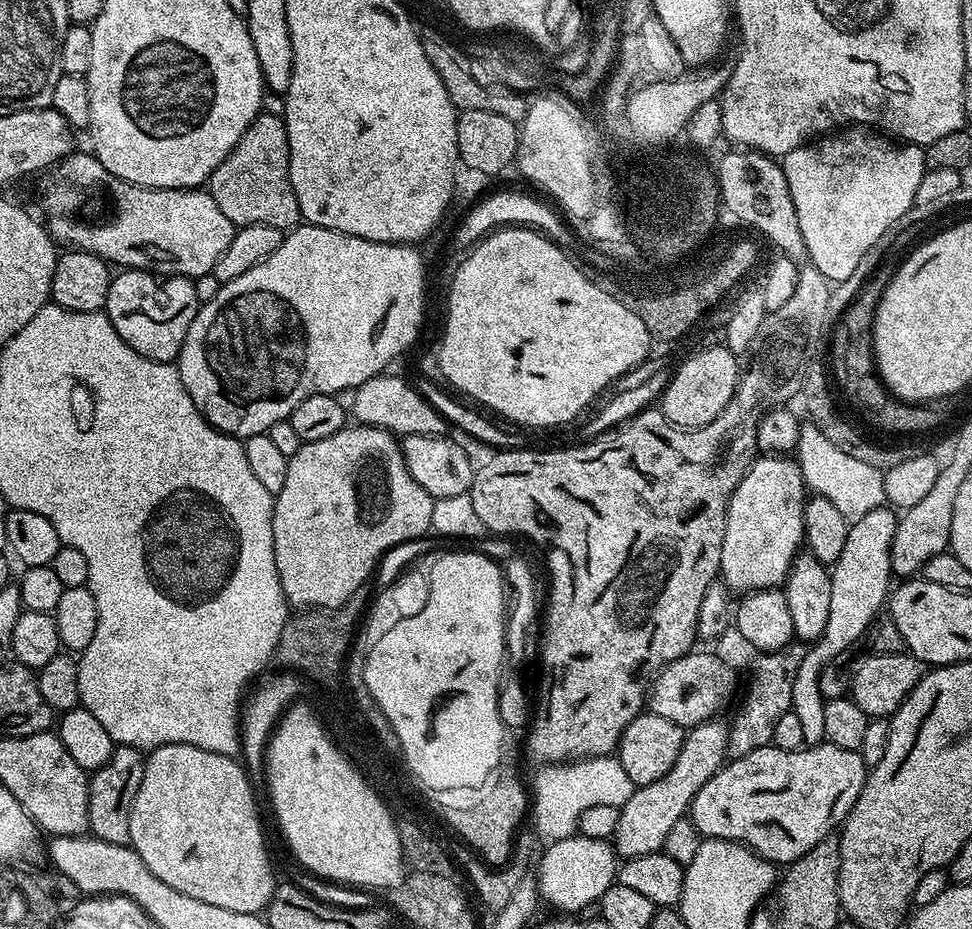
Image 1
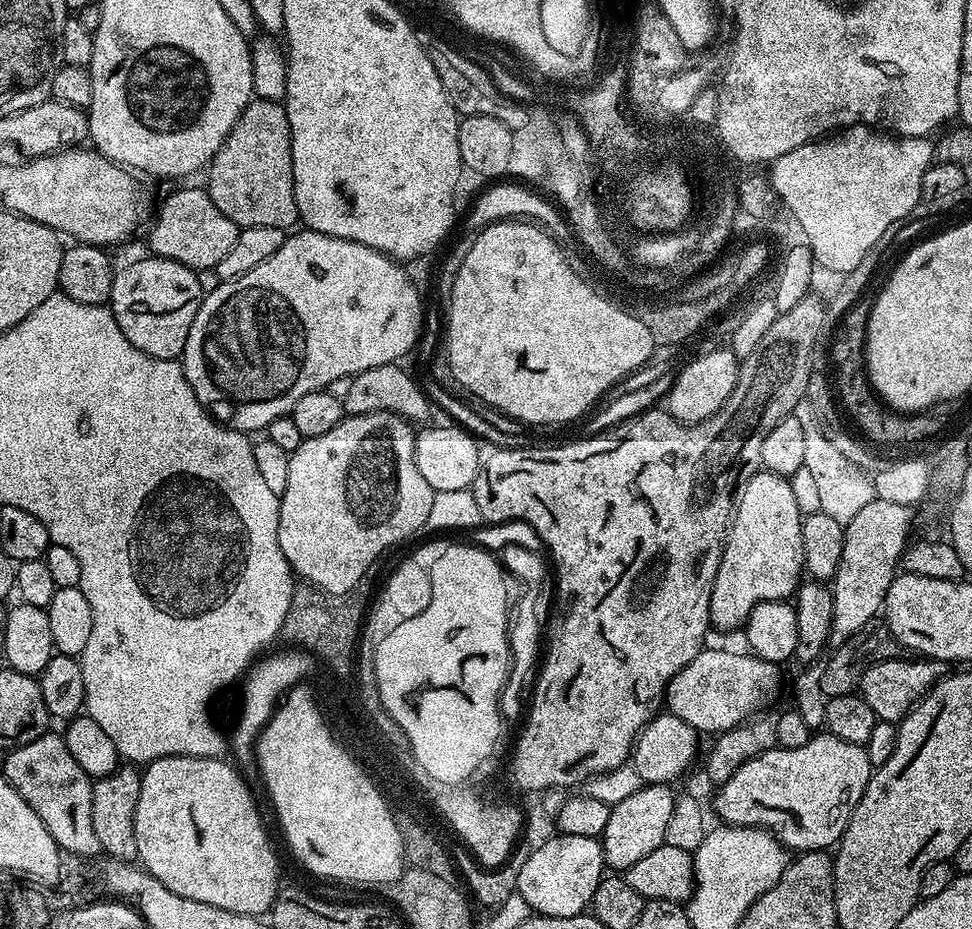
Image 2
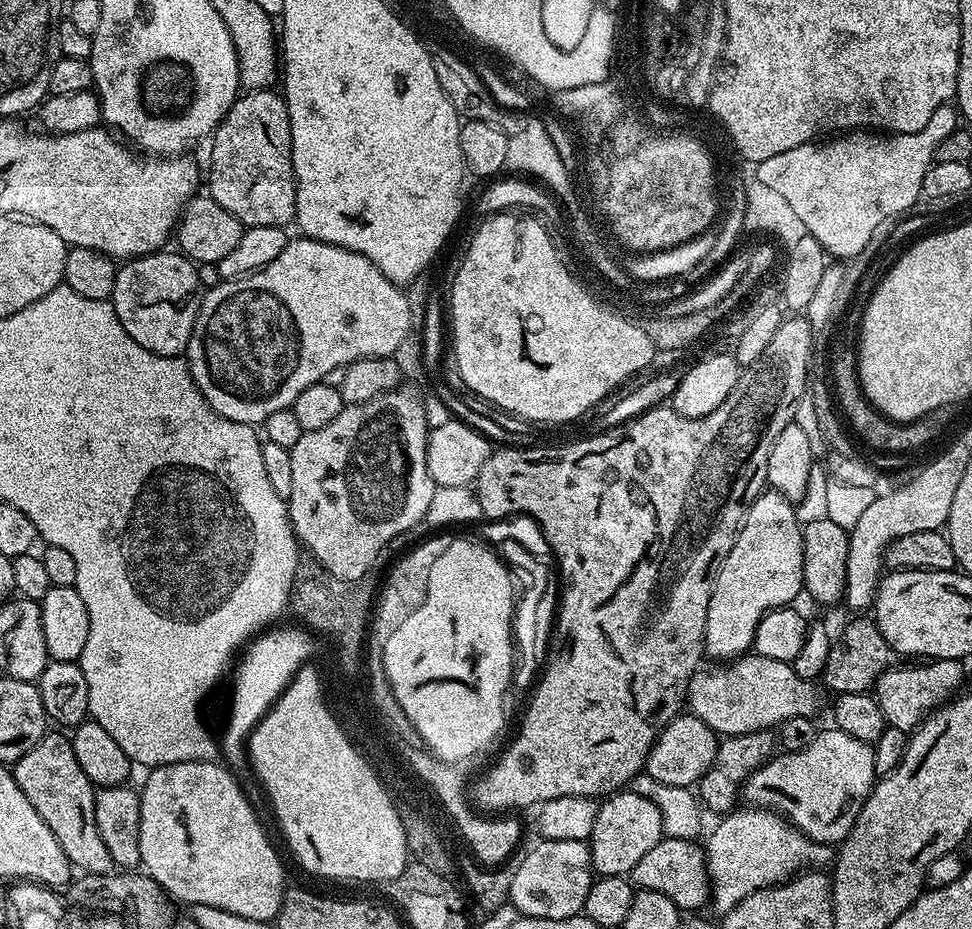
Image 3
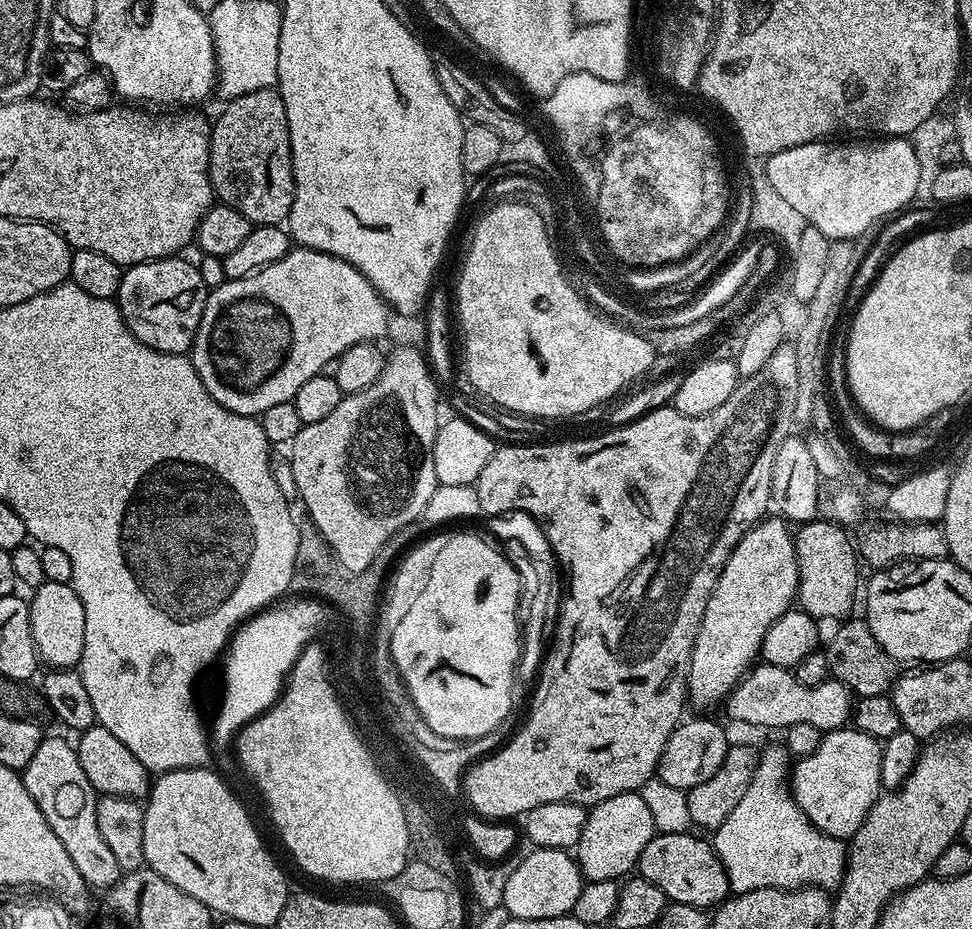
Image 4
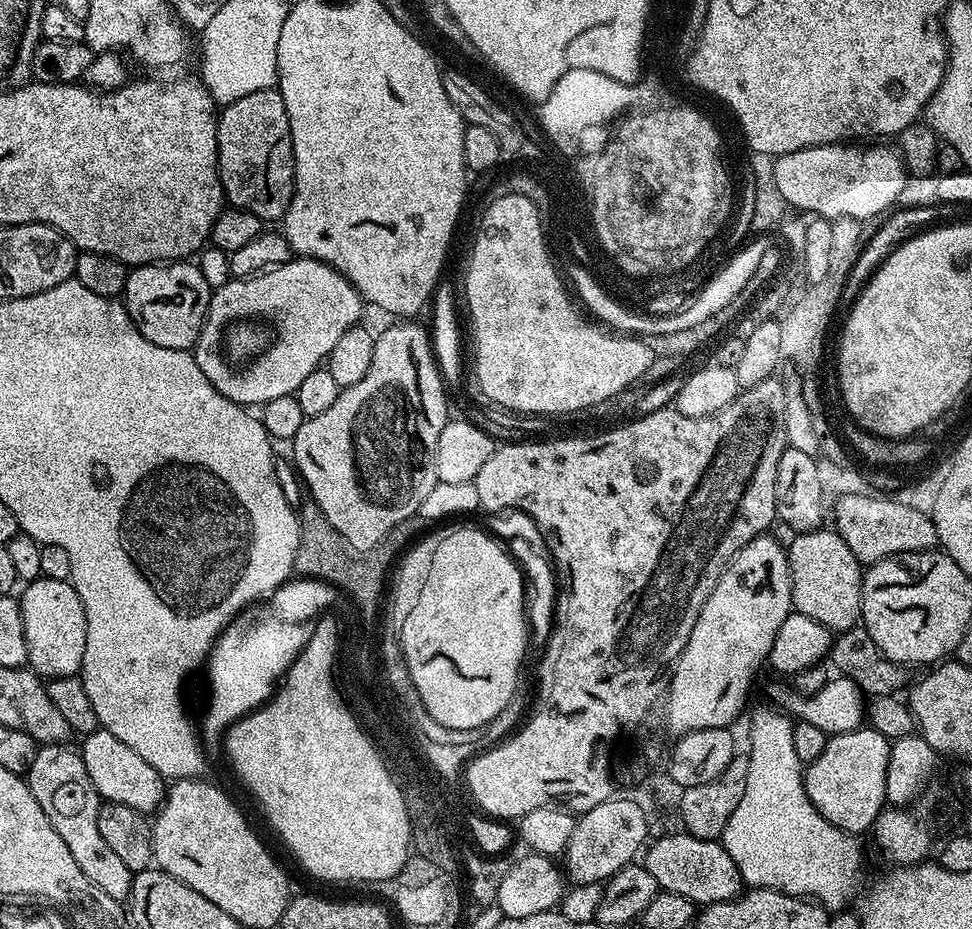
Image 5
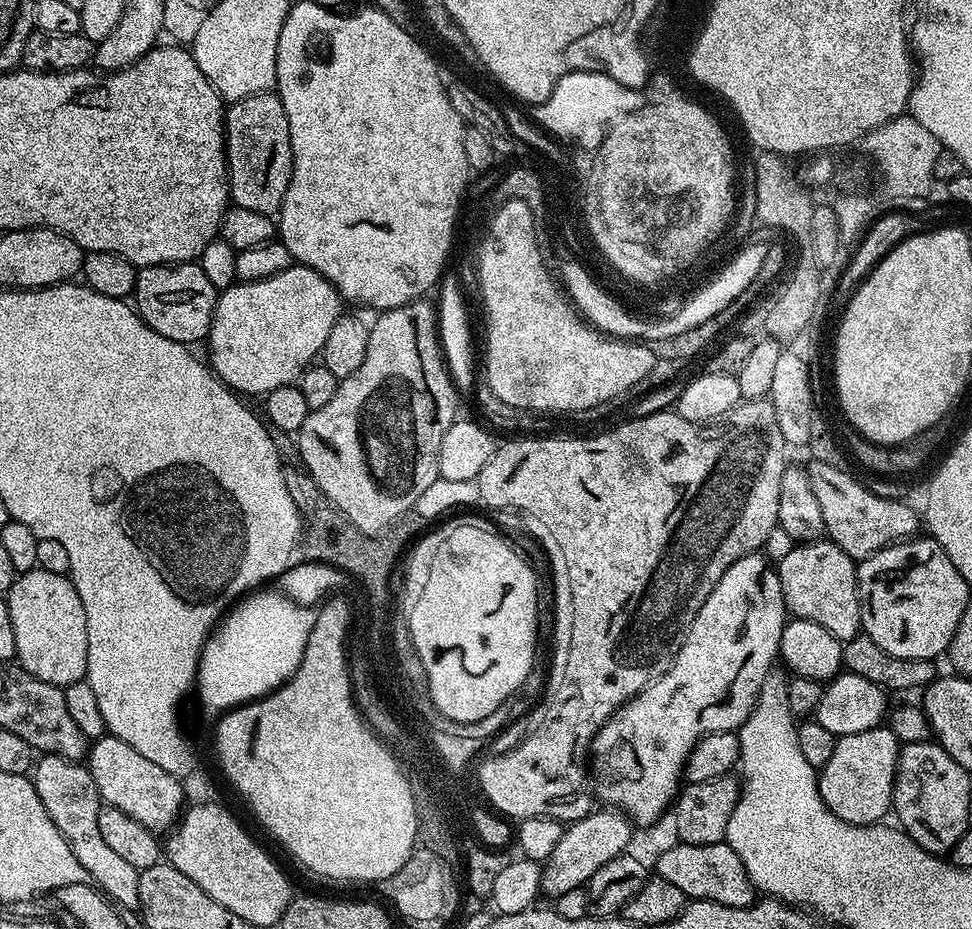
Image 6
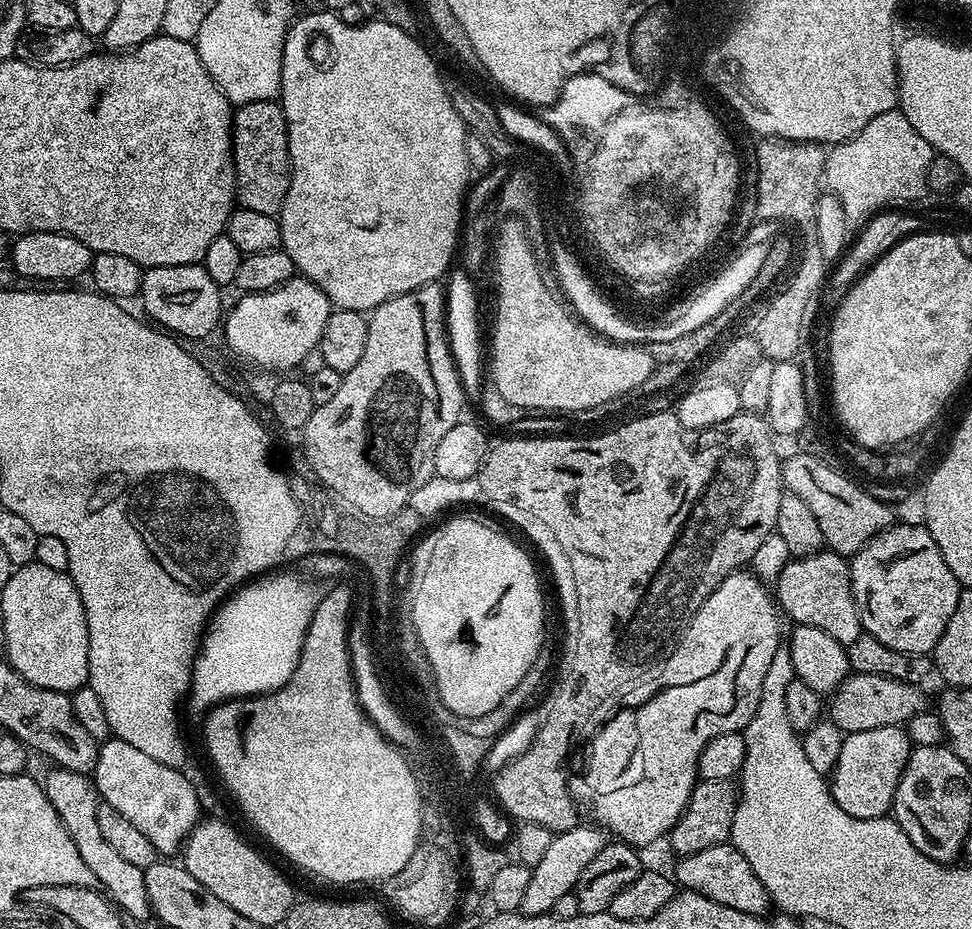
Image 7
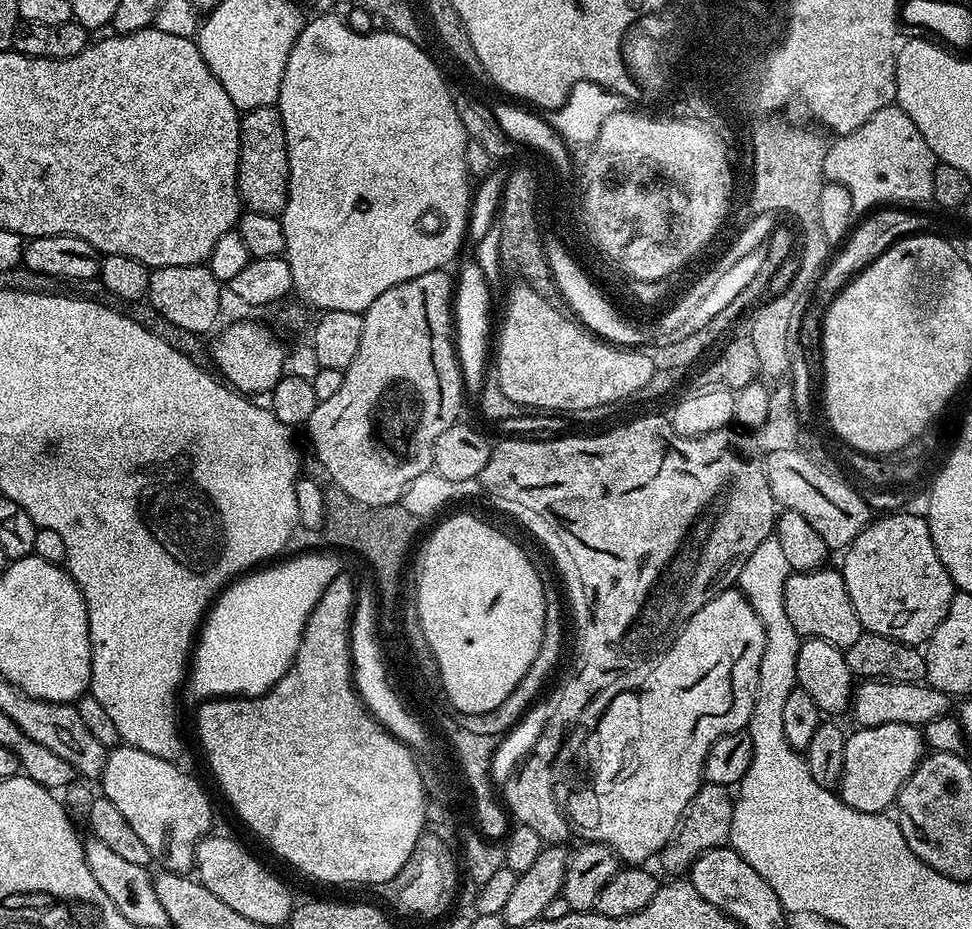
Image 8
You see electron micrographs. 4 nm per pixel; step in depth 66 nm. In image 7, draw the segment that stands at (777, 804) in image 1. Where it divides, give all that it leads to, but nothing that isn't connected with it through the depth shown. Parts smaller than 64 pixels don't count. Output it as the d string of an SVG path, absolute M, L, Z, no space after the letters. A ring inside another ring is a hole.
M878 726L878 730L847 733L838 762L830 774L830 791L834 802L838 802L838 806L842 806L842 810L854 818L889 815L909 751L907 731L900 726Z

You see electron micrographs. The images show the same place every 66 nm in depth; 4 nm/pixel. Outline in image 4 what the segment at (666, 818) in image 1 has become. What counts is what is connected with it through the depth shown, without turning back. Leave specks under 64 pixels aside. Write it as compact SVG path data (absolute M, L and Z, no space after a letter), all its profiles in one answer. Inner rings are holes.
M639 792L618 794L614 798L606 798L606 802L591 805L582 838L578 838L574 849L576 864L583 879L619 881L627 877L639 865L646 842L650 842L655 835L657 831L652 811Z

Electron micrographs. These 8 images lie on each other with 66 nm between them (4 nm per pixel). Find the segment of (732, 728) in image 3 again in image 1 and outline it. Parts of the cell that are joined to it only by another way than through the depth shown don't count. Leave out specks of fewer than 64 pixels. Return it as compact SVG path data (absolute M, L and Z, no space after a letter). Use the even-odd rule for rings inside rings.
M693 650L674 662L665 664L655 673L656 681L650 684L646 704L651 715L666 718L679 728L689 729L702 722L719 717L728 699L736 692L736 672L720 656L712 652Z

